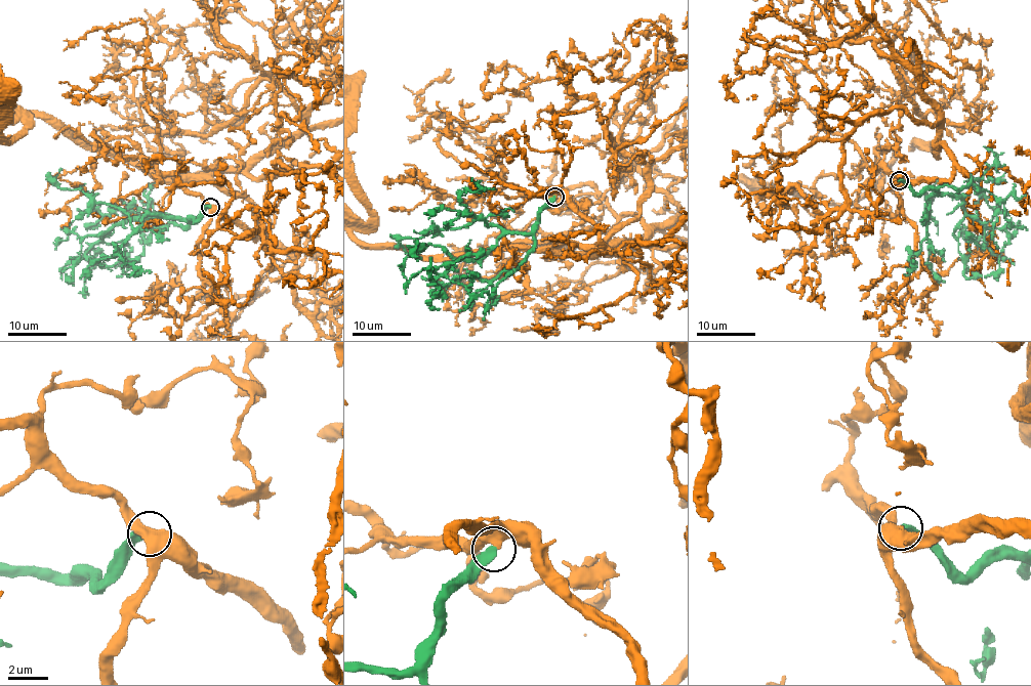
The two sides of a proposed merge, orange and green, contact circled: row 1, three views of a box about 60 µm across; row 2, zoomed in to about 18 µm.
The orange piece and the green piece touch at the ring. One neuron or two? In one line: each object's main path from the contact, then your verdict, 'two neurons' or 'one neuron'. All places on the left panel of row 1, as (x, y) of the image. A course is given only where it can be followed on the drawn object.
course orange (210, 206), (259, 233), (240, 195), (150, 176), (40, 117), (7, 105), (26, 128); course green (210, 206), (196, 222), (156, 215), (117, 223), (91, 246), (95, 255), (84, 286), (87, 291); one neuron

